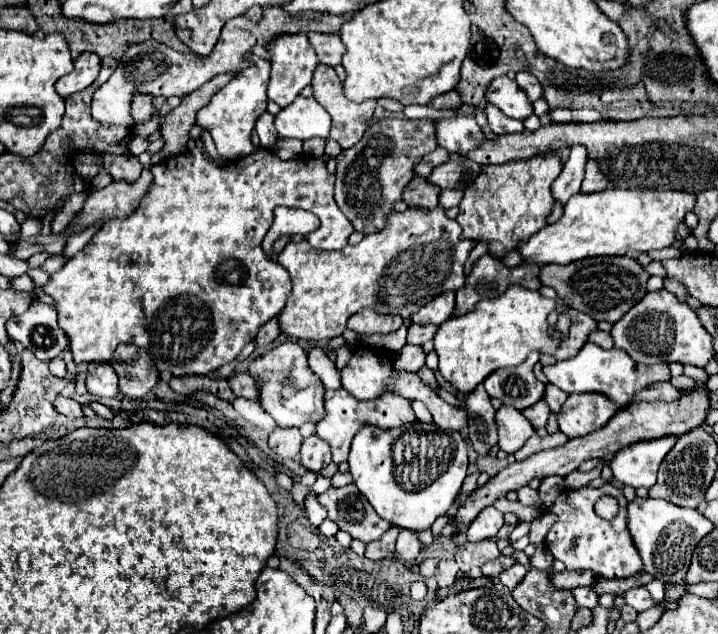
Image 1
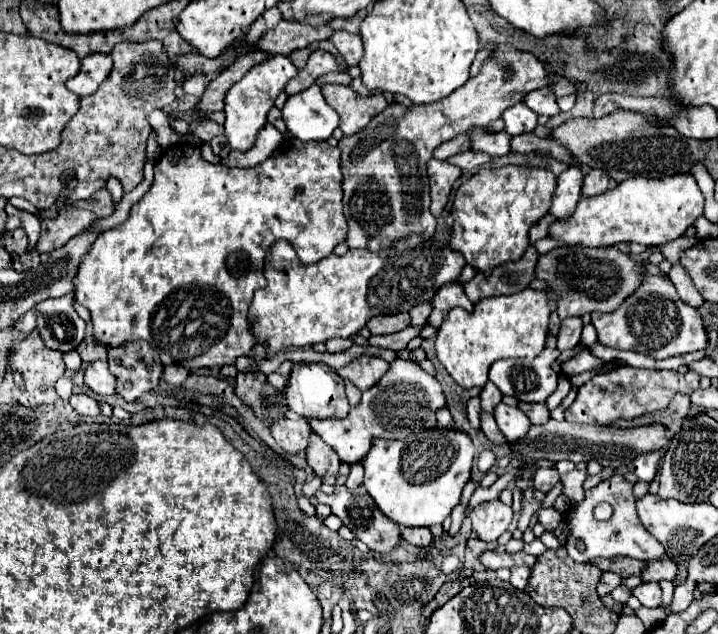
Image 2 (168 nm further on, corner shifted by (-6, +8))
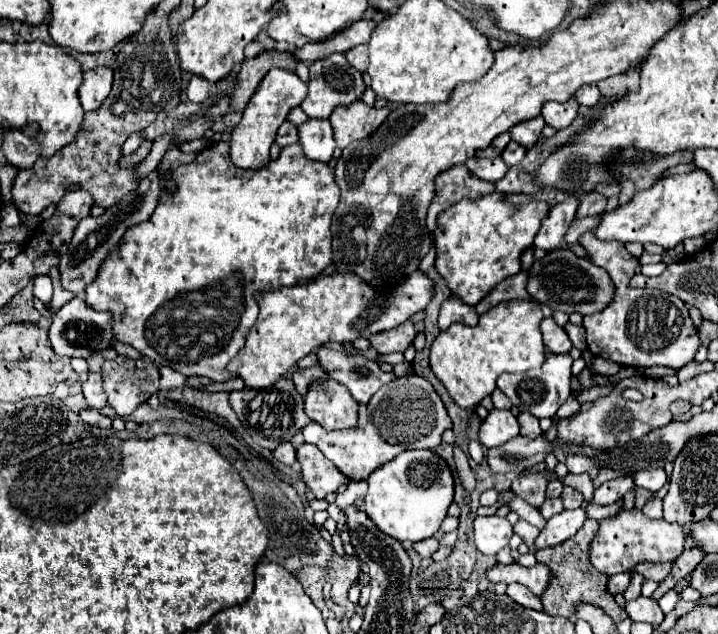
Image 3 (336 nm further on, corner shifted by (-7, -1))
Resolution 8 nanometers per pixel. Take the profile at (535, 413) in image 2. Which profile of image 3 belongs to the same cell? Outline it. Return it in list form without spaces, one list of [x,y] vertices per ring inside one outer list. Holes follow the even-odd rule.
[[[520,413],[518,415],[518,423],[520,423],[520,435],[524,435],[528,439],[536,439],[536,437],[542,435],[538,419],[532,417],[530,413]]]

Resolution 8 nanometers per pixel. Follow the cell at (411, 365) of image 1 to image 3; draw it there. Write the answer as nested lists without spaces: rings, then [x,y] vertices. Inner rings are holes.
[[[398,377],[392,383],[384,385],[368,403],[368,425],[366,429],[344,429],[344,431],[326,431],[314,421],[302,429],[304,441],[314,443],[348,479],[366,481],[372,471],[380,465],[392,461],[398,453],[406,449],[434,449],[438,447],[442,431],[450,429],[452,421],[442,405],[442,399],[434,387],[418,377]]]

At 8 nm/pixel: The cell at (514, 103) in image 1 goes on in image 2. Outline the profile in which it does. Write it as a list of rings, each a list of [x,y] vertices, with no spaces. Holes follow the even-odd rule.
[[[539,88],[531,94],[527,94],[527,100],[523,102],[527,108],[531,108],[537,114],[545,114],[545,116],[555,116],[559,114],[559,106],[555,102],[555,94],[549,88]]]

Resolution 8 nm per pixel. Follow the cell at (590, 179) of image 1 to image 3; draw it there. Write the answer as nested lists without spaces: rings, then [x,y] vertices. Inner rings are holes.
[[[592,191],[592,193],[586,193],[582,197],[576,217],[582,219],[582,217],[588,217],[588,215],[600,215],[600,213],[604,213],[604,209],[606,209],[606,197]]]

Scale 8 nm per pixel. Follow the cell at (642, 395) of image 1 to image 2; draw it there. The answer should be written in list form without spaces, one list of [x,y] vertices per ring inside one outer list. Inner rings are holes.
[[[621,366],[611,372],[595,374],[589,382],[585,382],[577,390],[575,402],[565,410],[565,420],[577,424],[613,424],[621,418],[631,420],[647,412],[665,410],[677,392],[691,394],[697,388],[699,388],[699,374],[695,372],[681,374],[675,370],[647,370],[647,368]]]

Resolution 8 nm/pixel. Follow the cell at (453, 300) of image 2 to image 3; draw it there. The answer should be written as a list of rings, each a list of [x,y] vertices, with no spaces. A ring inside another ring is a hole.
[[[450,297],[442,303],[440,307],[440,317],[438,317],[438,325],[440,329],[448,329],[452,323],[464,323],[464,325],[476,325],[478,323],[478,313],[472,305],[464,305],[464,301],[460,301],[458,297]]]

